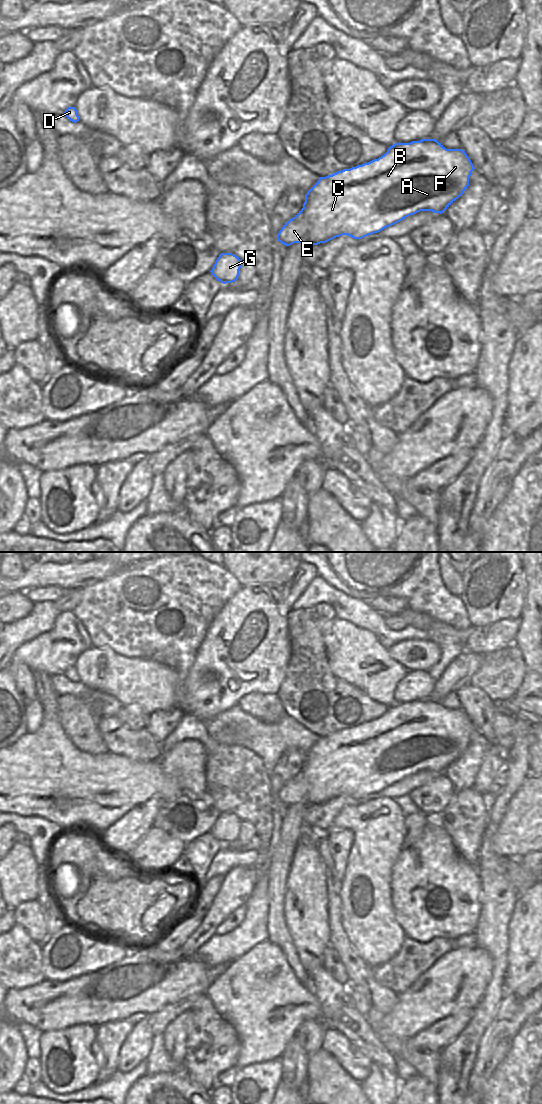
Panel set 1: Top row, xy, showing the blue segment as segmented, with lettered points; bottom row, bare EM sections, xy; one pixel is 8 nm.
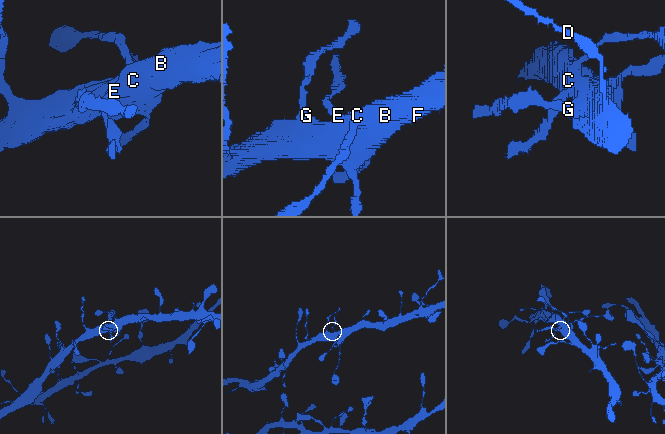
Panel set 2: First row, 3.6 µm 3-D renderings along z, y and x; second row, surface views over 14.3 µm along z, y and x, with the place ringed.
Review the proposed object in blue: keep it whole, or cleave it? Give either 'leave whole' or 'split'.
leave whole

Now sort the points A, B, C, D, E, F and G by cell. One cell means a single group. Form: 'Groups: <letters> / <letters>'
Groups: A B C D E F G

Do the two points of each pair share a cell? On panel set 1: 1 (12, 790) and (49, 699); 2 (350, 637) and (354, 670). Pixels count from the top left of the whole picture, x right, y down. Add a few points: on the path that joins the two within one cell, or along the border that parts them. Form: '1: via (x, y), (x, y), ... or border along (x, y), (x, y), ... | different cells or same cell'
1: via (35, 767), (48, 753), (49, 722) | same cell
2: via (350, 645), (350, 650), (354, 654), (354, 662) | same cell

